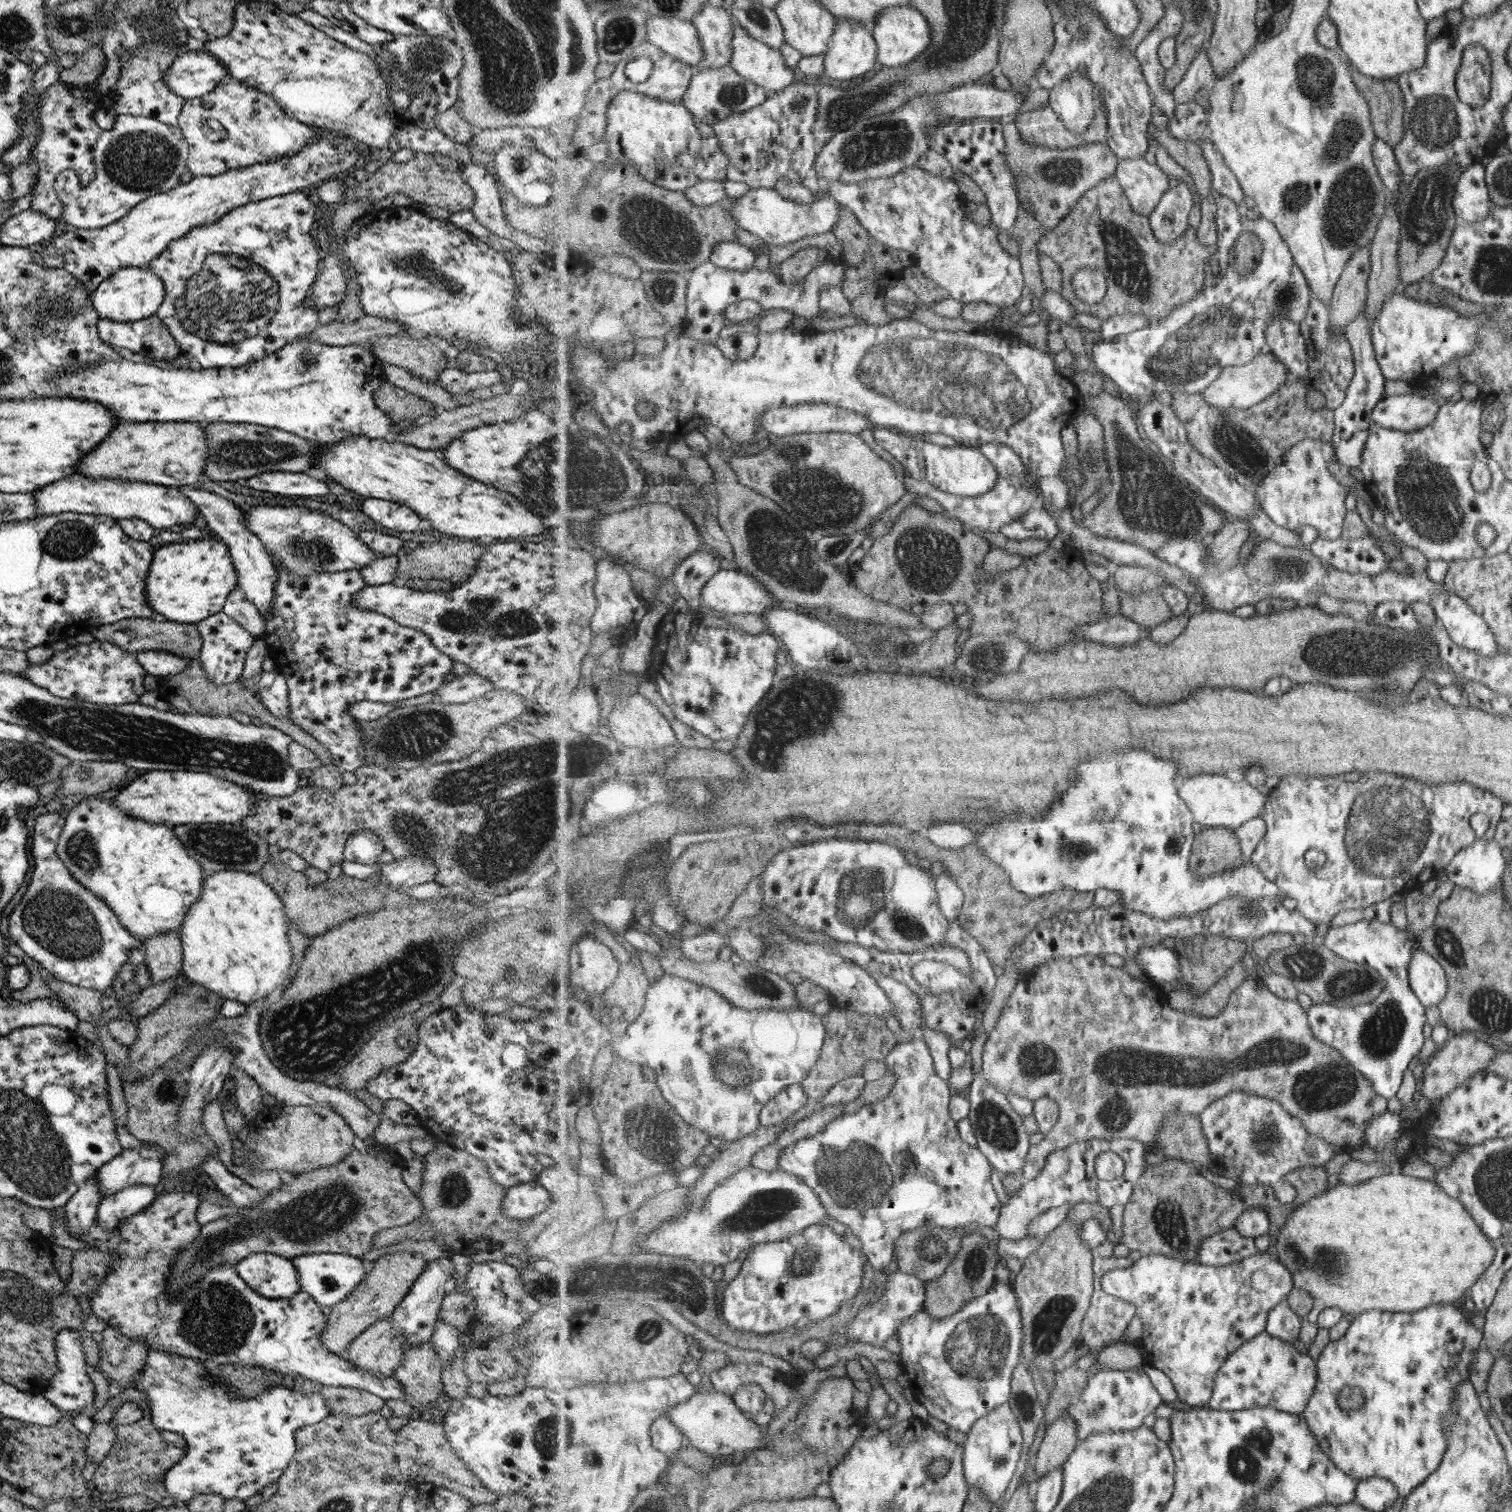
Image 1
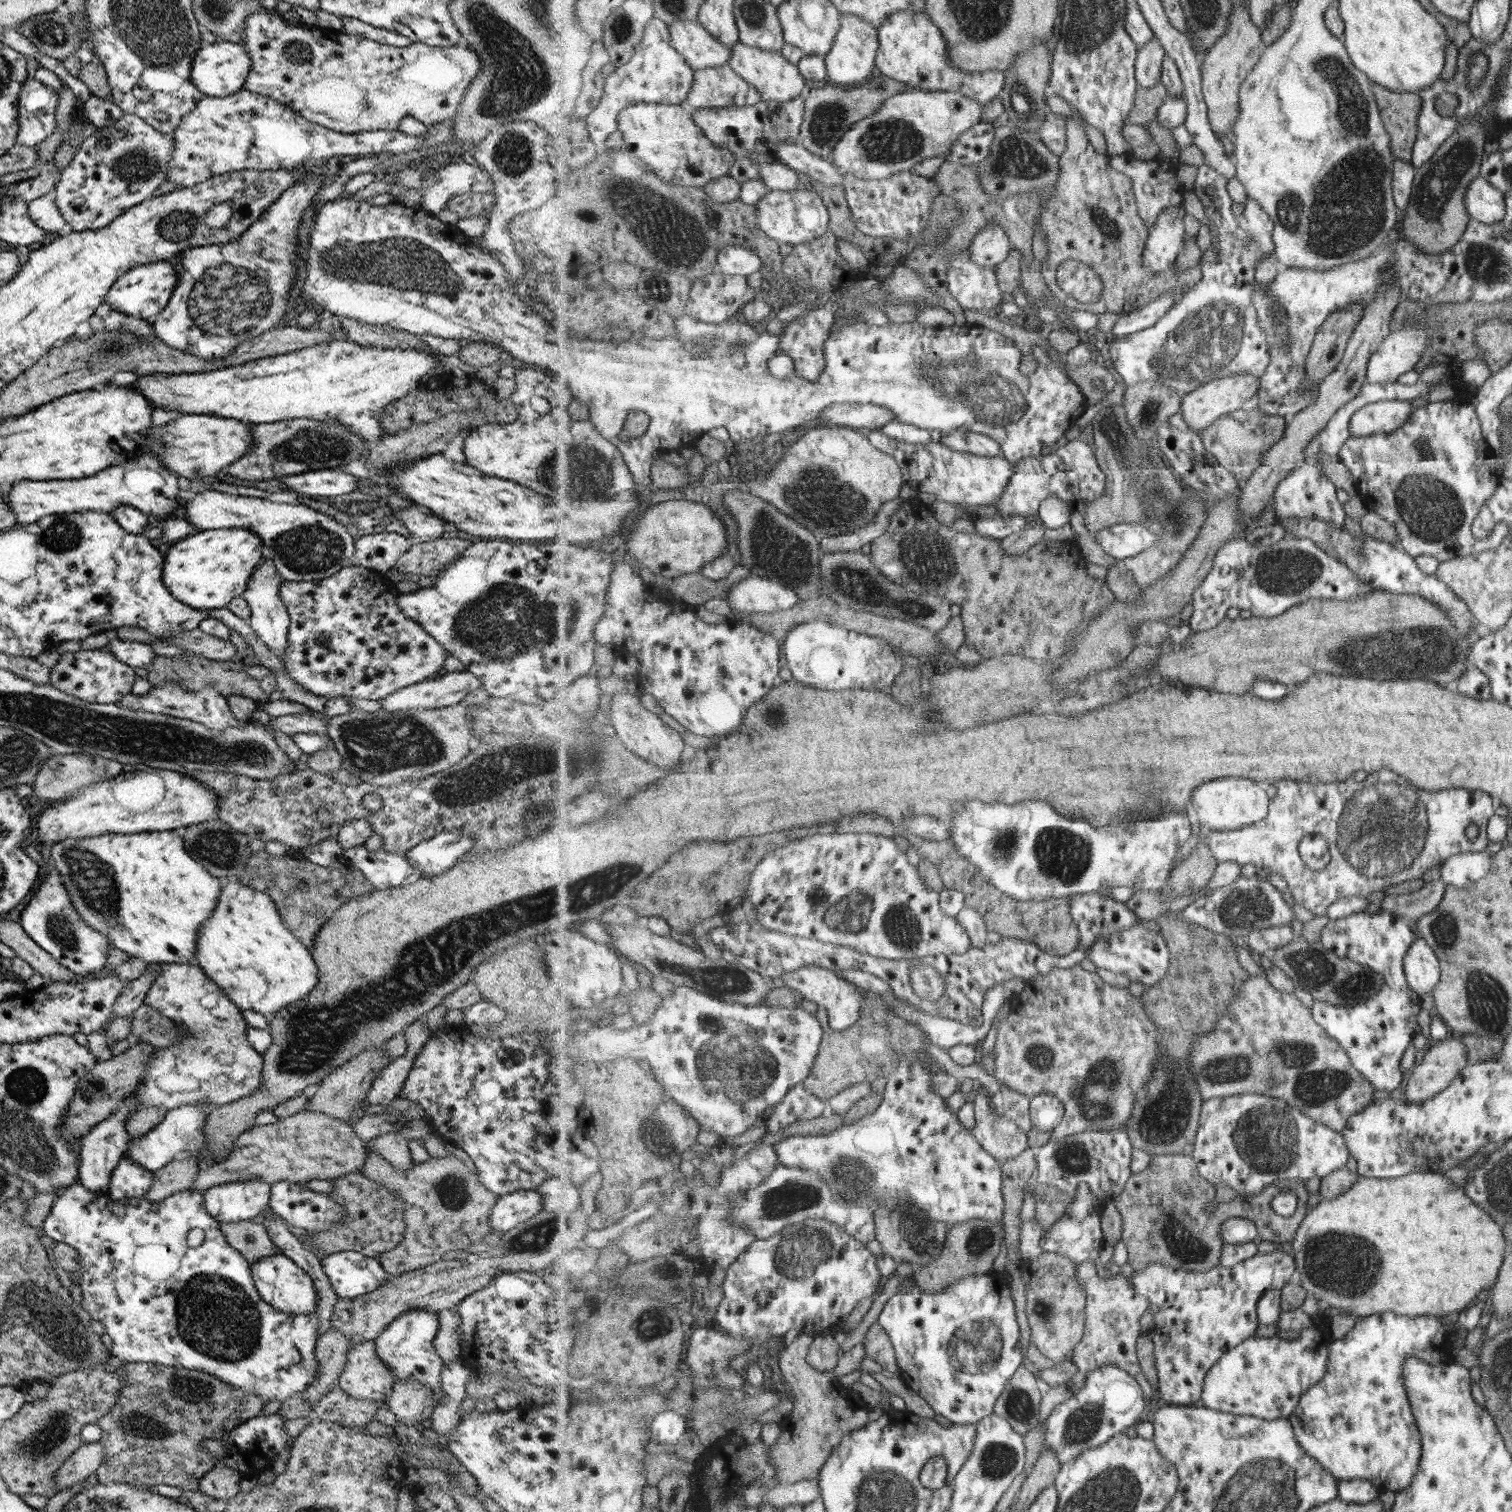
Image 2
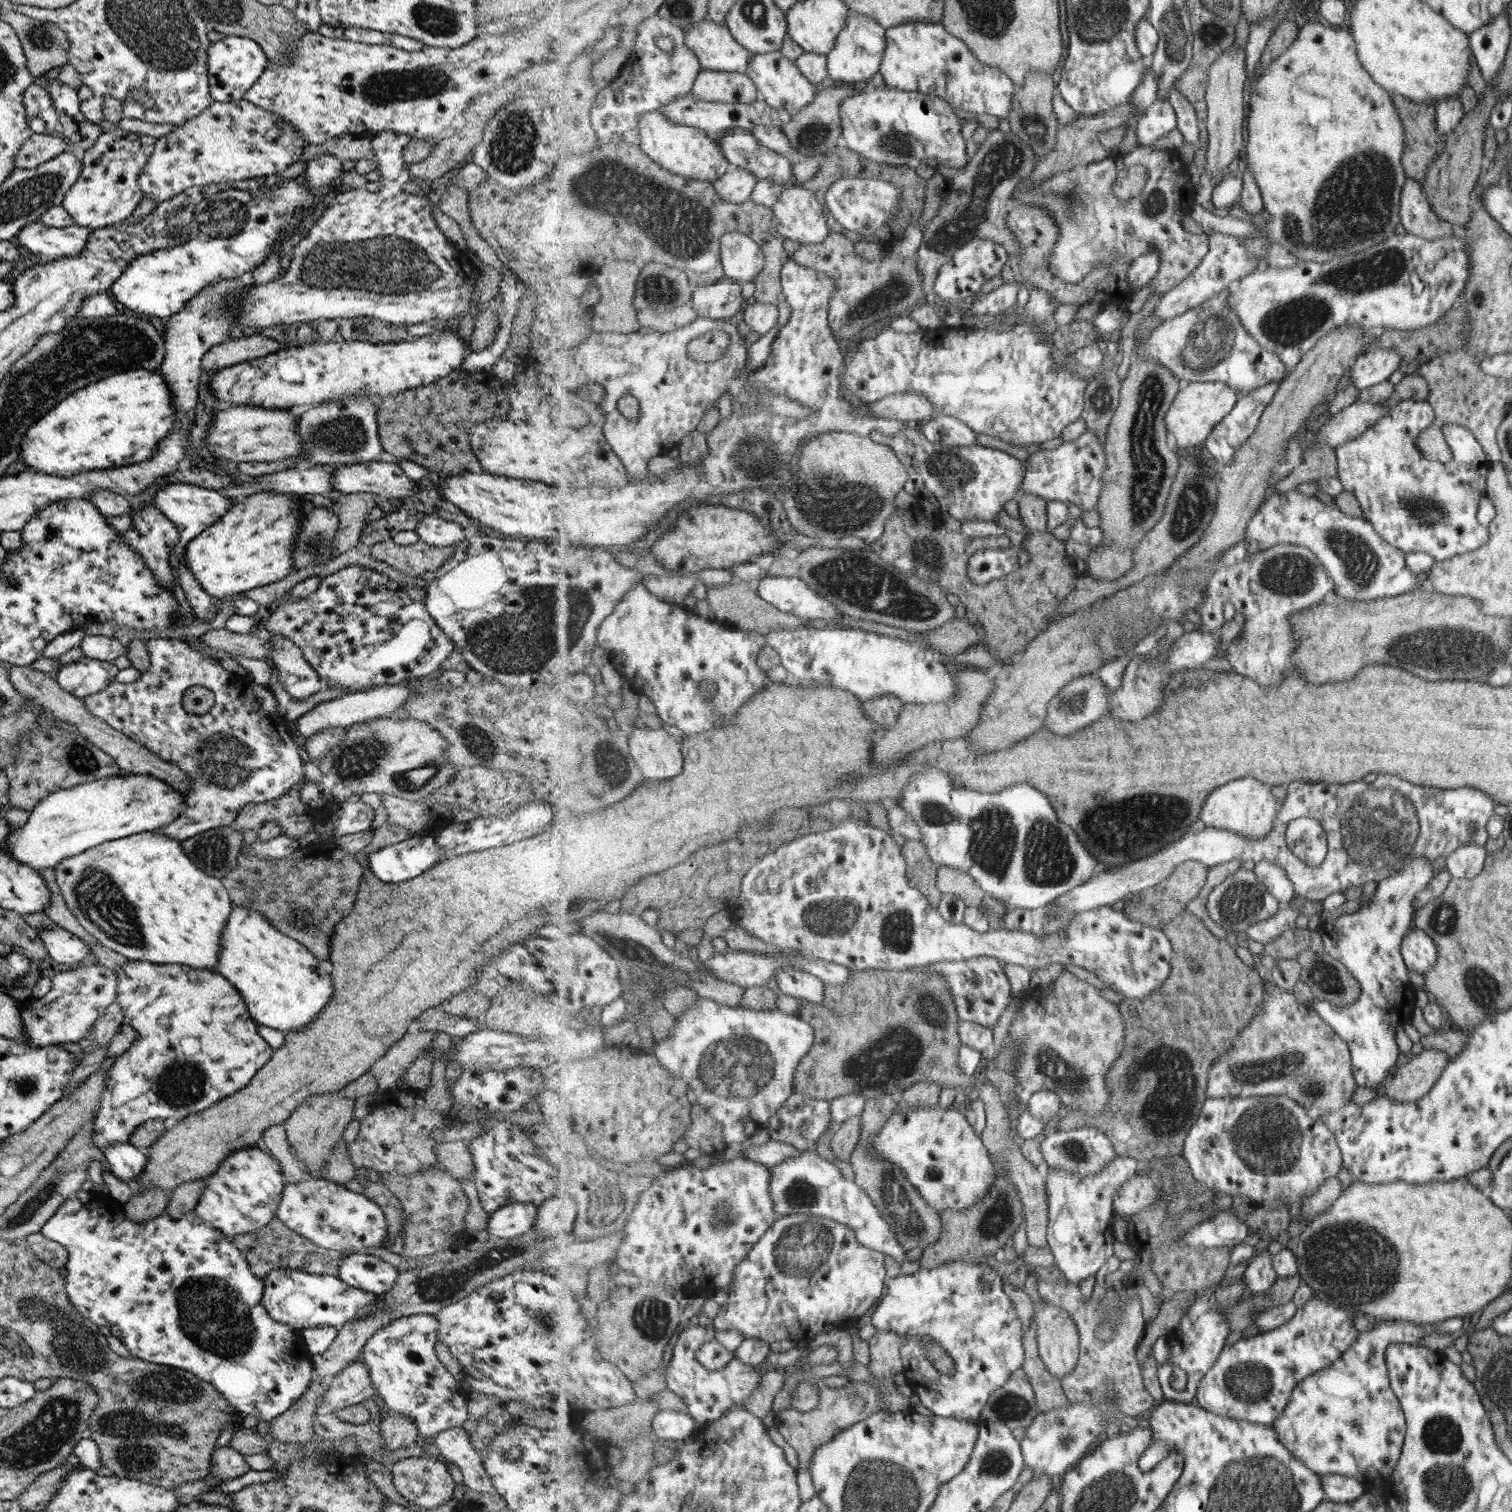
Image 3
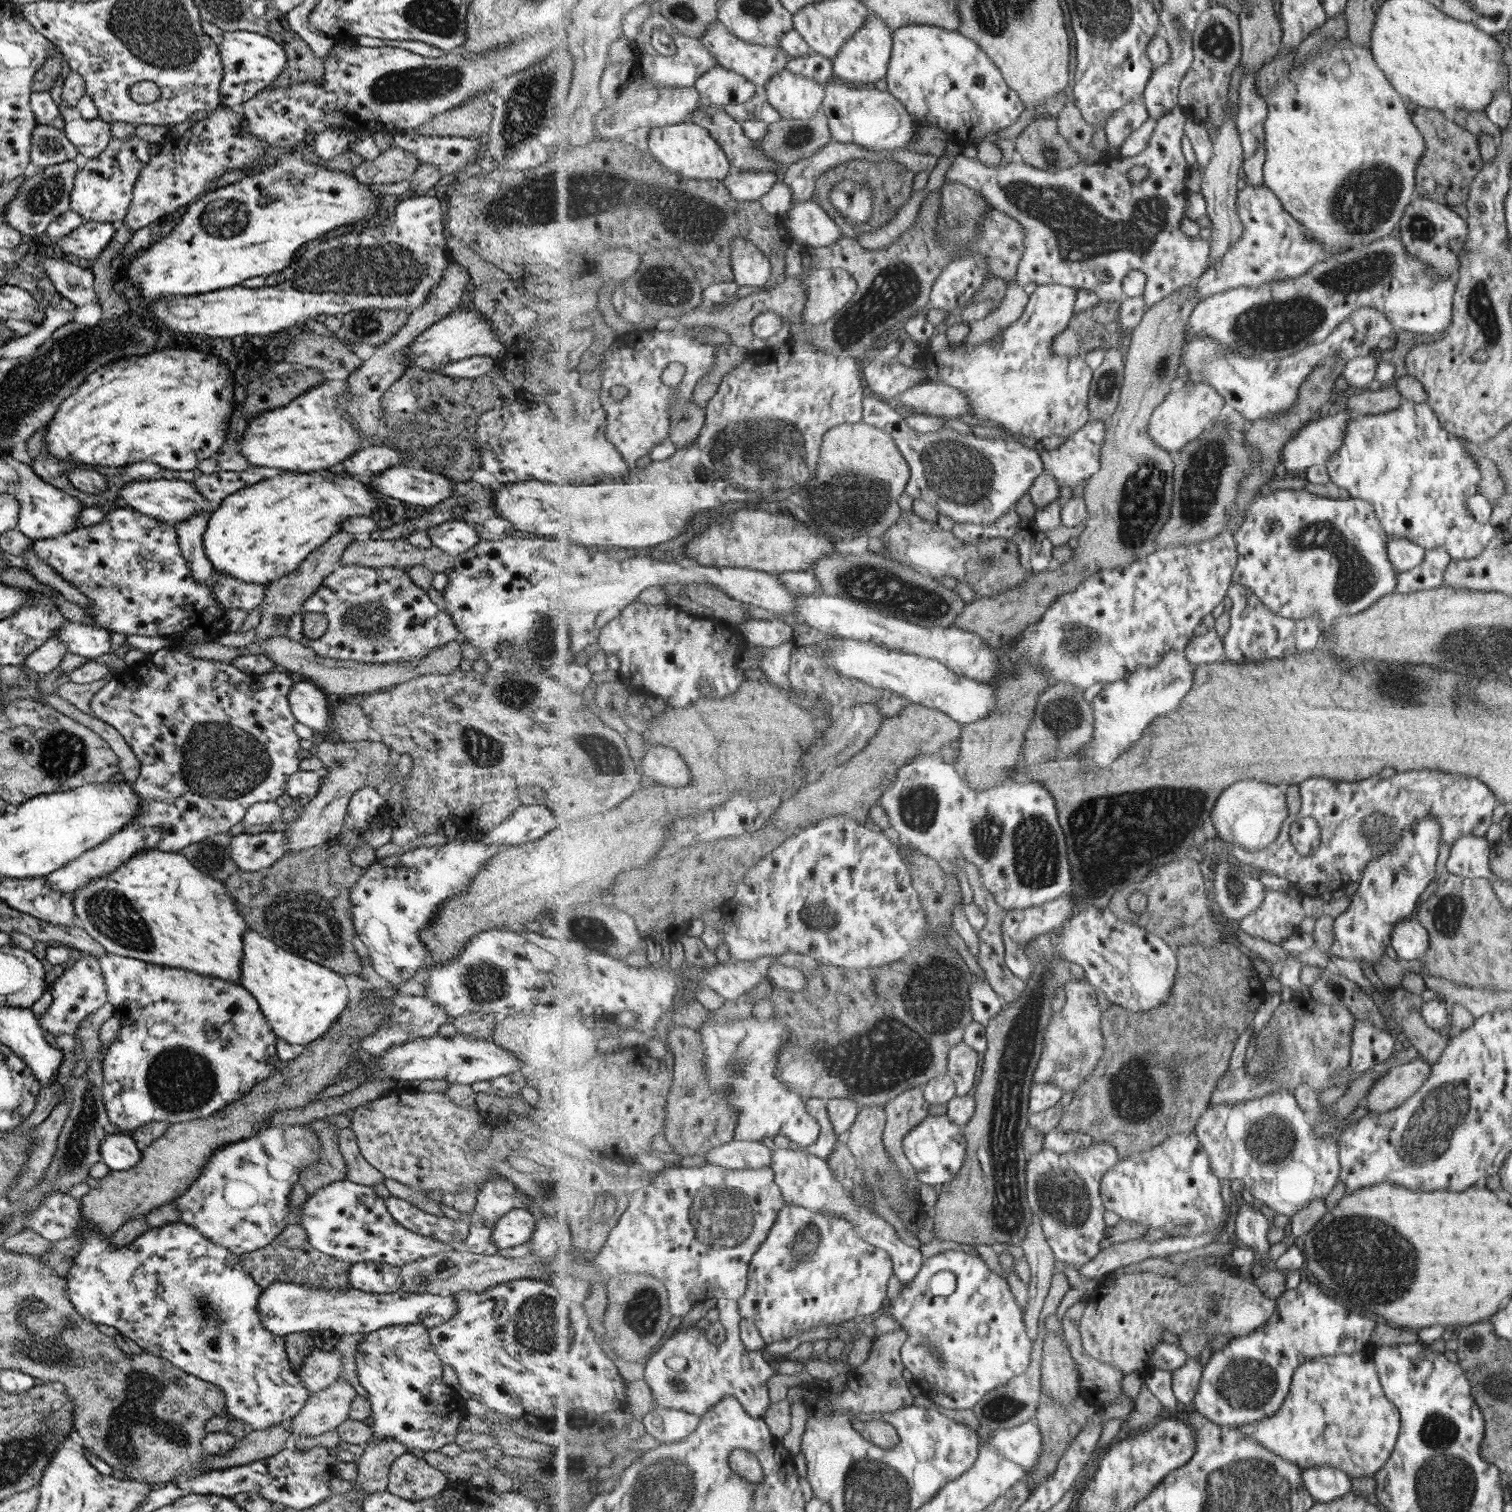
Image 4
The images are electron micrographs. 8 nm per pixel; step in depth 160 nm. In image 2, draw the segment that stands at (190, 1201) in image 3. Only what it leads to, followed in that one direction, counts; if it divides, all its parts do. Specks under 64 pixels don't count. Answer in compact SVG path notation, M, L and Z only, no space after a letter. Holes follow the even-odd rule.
M302 1109L291 1116L279 1117L272 1124L254 1125L243 1131L235 1138L233 1150L224 1161L198 1169L189 1191L201 1195L212 1186L252 1178L260 1178L269 1183L331 1180L361 1168L366 1157L364 1146L365 1143L343 1119Z

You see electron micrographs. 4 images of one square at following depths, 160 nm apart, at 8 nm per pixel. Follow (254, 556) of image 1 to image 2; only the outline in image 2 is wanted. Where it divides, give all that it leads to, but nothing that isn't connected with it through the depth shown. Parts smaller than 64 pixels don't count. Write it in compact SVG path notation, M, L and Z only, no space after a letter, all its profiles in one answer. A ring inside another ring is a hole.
M267 556L262 558L260 565L251 571L248 581L245 585L245 590L241 594L241 598L249 605L250 618L247 622L253 630L257 639L264 642L273 654L278 658L278 661L283 664L282 658L287 652L286 642L288 639L287 629L289 624L288 614L286 613L285 605L278 595L278 588L282 578L277 574L276 568L273 566L272 560Z

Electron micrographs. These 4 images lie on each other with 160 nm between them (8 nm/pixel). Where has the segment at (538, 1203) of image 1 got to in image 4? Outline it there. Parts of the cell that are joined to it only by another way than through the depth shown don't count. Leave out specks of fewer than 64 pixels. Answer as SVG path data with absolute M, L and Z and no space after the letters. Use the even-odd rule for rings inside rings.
M511 1209L501 1215L490 1232L490 1241L501 1248L511 1248L530 1240L536 1216L527 1209Z

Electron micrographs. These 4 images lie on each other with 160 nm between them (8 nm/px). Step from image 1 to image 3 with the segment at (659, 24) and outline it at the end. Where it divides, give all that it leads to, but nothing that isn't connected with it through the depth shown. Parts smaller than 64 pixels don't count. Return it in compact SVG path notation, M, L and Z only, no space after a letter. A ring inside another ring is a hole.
M705 20L688 27L685 45L699 57L703 69L746 72L755 53L739 44L725 23Z

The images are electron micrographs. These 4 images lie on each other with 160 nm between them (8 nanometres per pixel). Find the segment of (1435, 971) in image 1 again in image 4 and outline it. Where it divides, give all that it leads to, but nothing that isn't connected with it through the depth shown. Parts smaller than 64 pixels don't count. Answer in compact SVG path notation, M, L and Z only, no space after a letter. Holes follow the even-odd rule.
M1403 920L1393 931L1392 948L1403 960L1420 959L1428 950L1428 933L1417 920Z

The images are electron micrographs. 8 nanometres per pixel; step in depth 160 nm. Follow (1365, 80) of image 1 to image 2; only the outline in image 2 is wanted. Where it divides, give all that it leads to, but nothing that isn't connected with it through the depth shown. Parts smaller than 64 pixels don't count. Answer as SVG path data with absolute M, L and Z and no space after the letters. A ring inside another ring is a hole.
M1373 86L1384 119L1385 128L1392 137L1391 147L1395 159L1410 163L1411 152L1417 136L1420 114L1418 93L1399 93L1387 87Z

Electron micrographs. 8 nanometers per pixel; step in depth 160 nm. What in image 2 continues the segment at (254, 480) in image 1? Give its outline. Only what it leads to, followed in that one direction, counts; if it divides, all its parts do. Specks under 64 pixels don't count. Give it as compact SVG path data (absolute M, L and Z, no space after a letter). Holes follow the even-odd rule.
M320 470L275 478L284 488L310 496L341 496L355 490L356 479L351 473Z

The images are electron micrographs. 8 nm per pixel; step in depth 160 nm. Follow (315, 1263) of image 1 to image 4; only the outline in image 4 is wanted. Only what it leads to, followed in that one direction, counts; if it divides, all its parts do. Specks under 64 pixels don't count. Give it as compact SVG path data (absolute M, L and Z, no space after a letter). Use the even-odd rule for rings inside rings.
M379 1261L353 1263L348 1268L348 1283L361 1292L387 1294L400 1288L399 1268Z

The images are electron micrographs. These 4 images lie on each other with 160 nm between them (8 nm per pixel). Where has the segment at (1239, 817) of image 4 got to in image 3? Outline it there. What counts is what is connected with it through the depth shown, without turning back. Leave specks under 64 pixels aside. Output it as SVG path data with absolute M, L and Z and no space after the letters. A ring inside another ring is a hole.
M1241 778L1217 788L1217 792L1213 792L1213 796L1205 802L1205 812L1201 814L1205 826L1229 829L1250 839L1264 839L1274 829L1281 807L1271 787L1255 778Z

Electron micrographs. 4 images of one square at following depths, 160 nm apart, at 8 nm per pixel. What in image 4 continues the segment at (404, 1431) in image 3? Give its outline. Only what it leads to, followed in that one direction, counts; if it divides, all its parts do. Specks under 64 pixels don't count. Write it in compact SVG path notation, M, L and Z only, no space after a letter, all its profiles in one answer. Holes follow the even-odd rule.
M389 1437L365 1444L359 1462L356 1462L353 1490L342 1495L360 1506L365 1495L386 1491L390 1464L407 1452L404 1444Z

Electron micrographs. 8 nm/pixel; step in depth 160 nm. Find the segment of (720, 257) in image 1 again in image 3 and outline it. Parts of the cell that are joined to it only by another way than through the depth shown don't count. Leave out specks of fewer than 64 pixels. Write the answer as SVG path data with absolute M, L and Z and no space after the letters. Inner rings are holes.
M740 230L725 233L720 241L726 276L739 284L753 282L765 266L763 248Z

